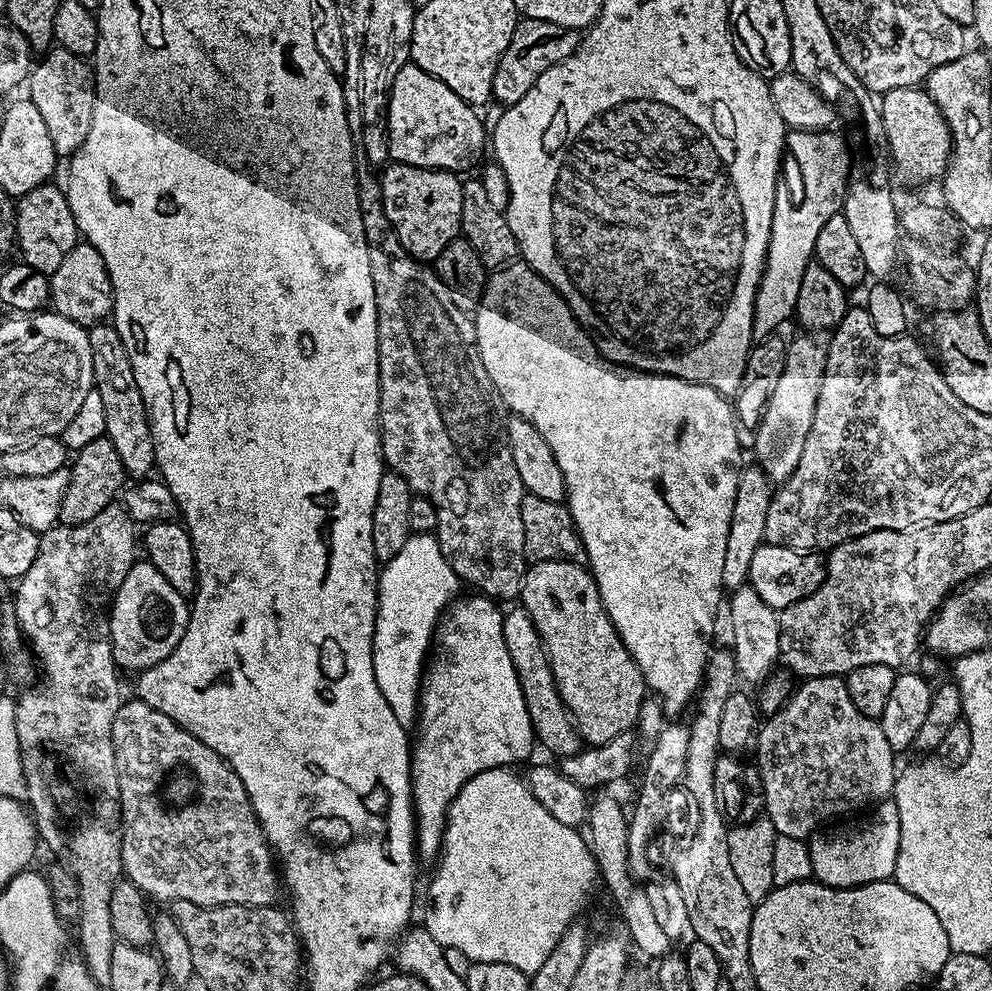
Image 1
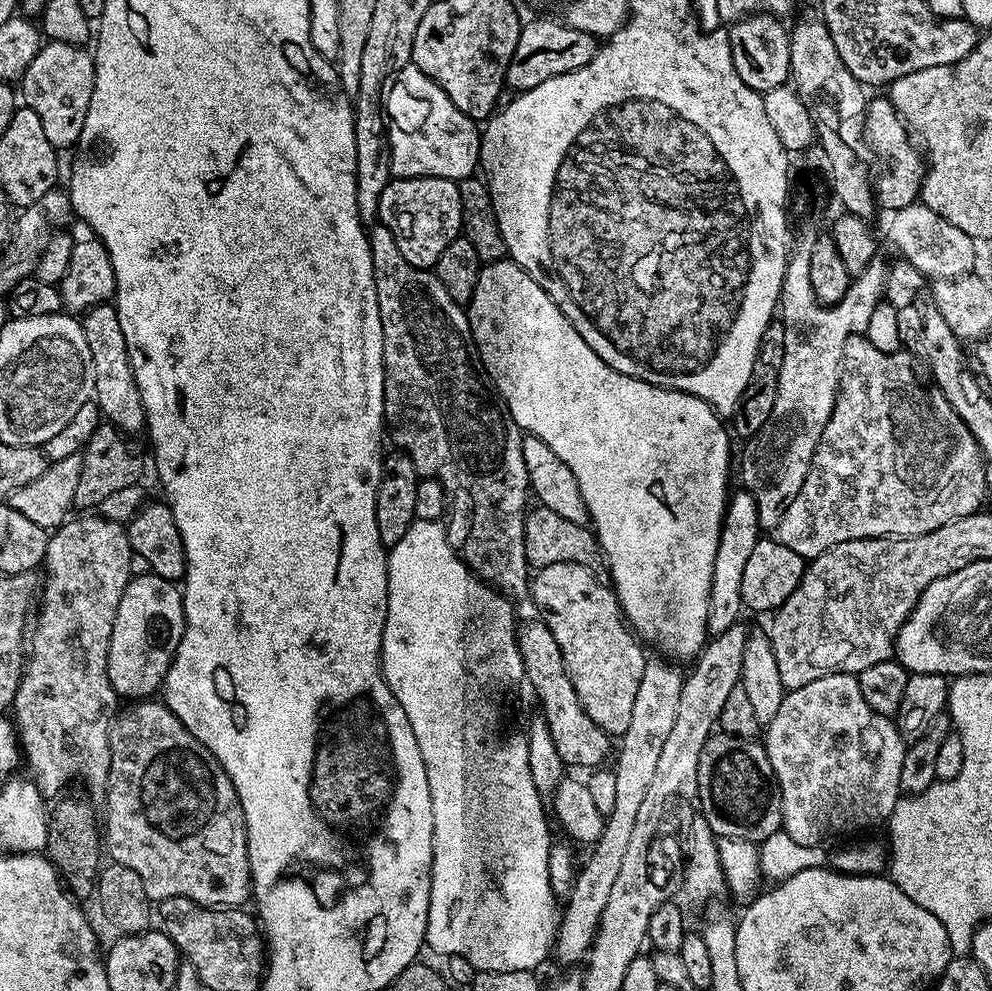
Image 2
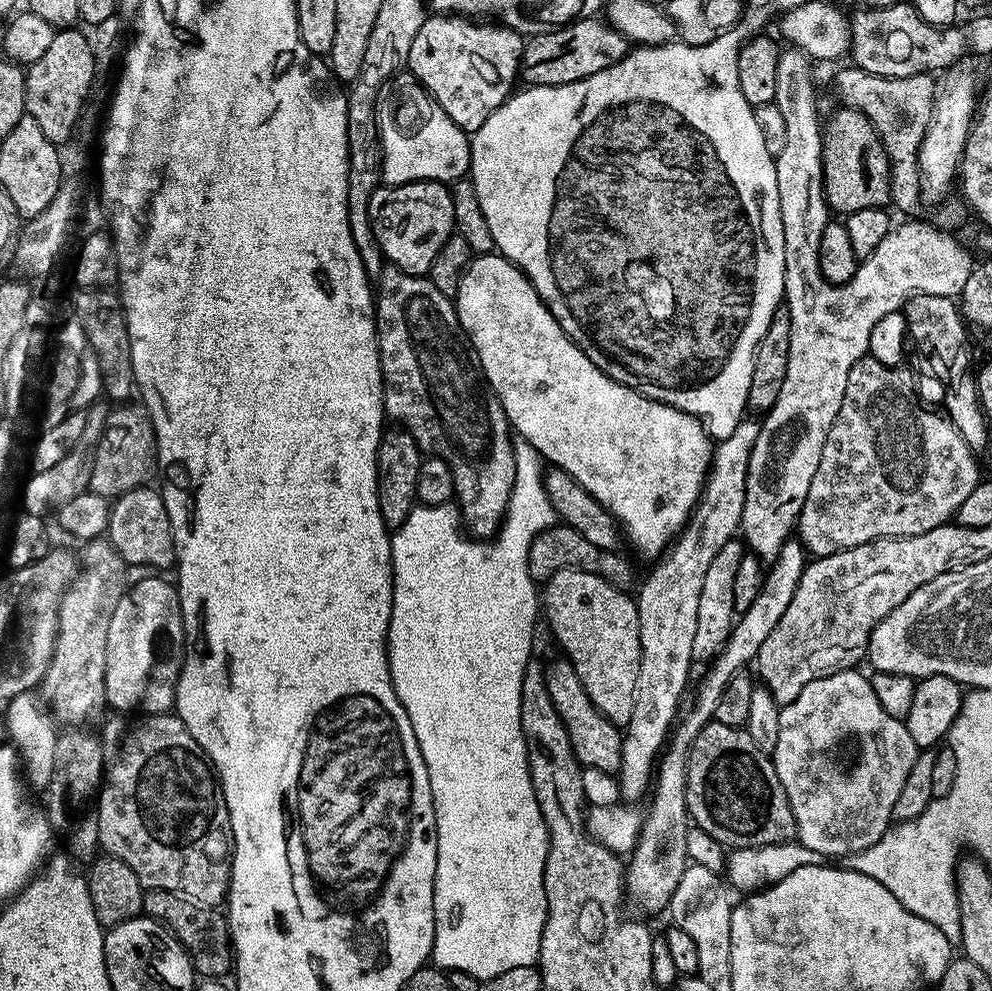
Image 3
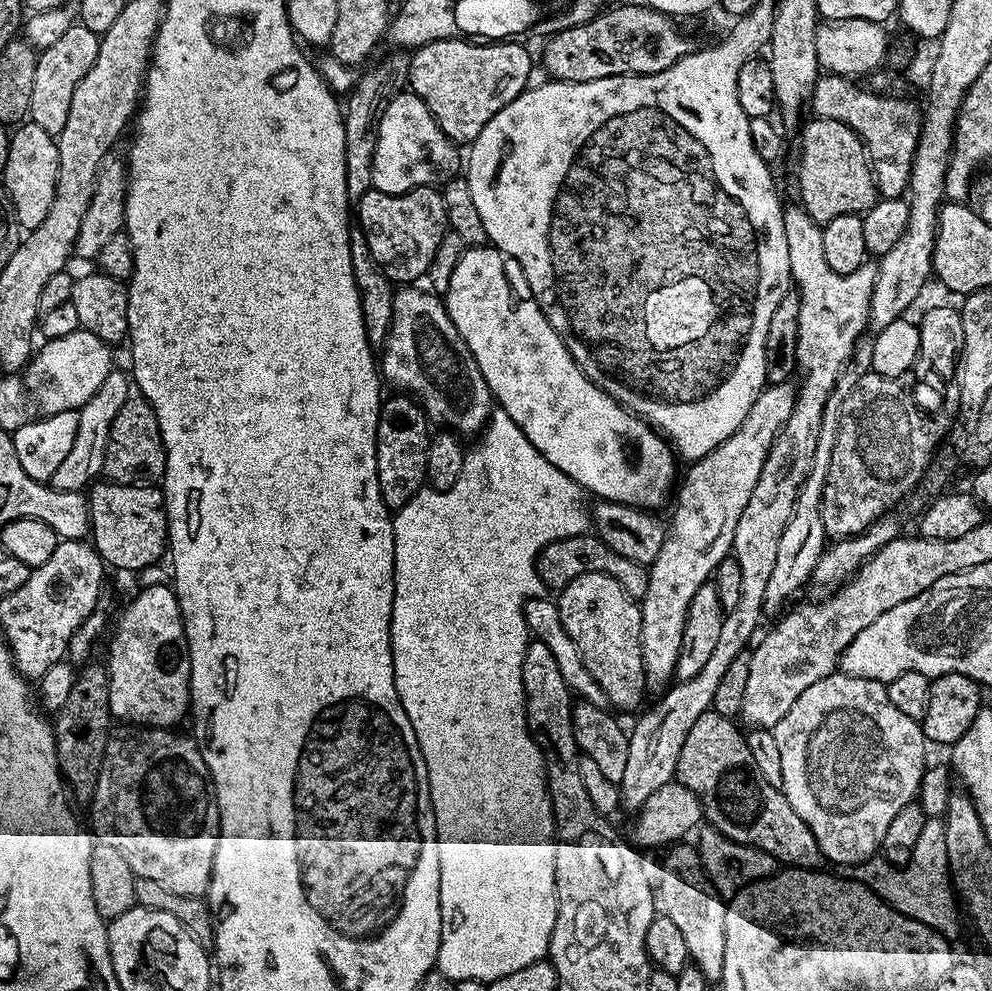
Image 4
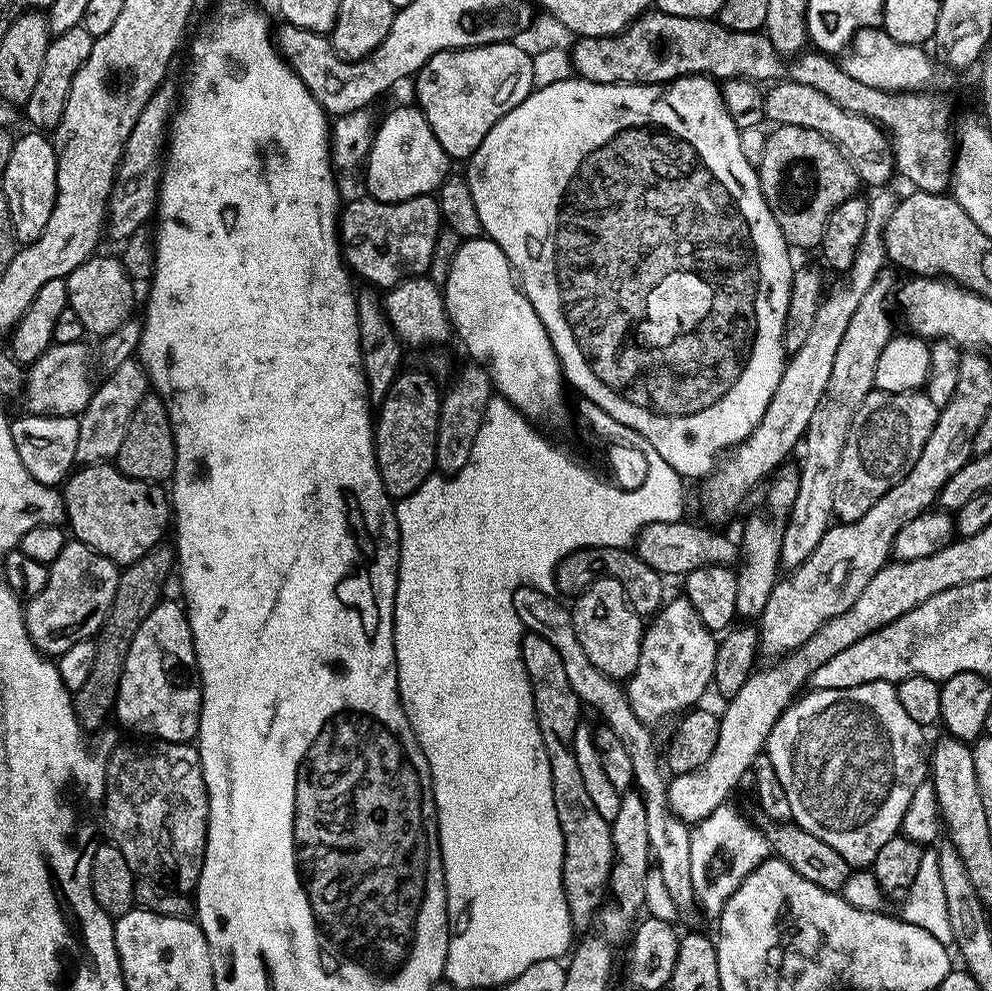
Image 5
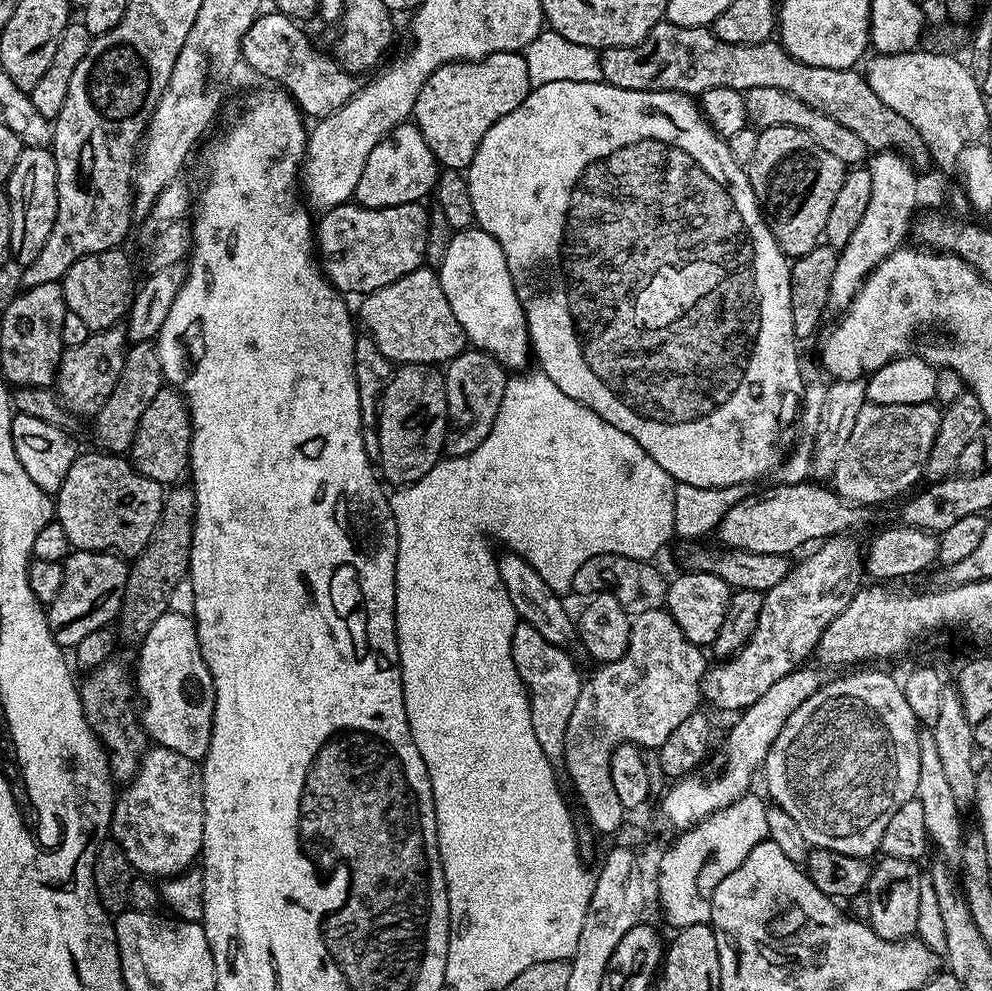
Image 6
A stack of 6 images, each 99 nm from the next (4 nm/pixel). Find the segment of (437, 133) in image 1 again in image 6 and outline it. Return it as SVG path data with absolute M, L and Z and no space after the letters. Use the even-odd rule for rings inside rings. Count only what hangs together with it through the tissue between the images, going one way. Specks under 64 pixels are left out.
M405 122L370 150L366 170L362 170L362 178L358 178L354 200L363 208L414 204L423 201L423 196L433 195L437 175L438 165L430 146L426 146L426 138L422 138L422 130L415 123Z

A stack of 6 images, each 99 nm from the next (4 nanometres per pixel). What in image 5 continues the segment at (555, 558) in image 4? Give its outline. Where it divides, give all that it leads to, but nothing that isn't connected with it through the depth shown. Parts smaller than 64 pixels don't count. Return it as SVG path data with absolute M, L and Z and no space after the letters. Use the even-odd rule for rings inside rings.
M577 548L569 556L562 558L562 562L556 567L555 574L554 588L561 597L579 596L602 576L618 582L630 606L641 618L655 616L666 600L666 595L664 596L665 577L655 572L650 566L646 566L646 562L642 562L642 558L628 548Z

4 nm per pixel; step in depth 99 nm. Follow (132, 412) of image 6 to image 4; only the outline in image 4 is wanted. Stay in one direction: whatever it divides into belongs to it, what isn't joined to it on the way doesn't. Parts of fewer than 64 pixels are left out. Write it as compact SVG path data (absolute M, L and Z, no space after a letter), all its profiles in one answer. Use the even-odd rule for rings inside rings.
M113 370L106 378L106 382L102 382L102 386L98 386L98 390L94 390L92 397L78 410L80 421L78 434L74 438L74 447L59 464L58 470L54 470L50 481L51 487L57 488L60 492L78 492L87 489L101 475L110 438L110 426L114 418L118 418L118 410L122 410L122 406L128 401L130 395L128 384L130 388L130 376L127 371Z

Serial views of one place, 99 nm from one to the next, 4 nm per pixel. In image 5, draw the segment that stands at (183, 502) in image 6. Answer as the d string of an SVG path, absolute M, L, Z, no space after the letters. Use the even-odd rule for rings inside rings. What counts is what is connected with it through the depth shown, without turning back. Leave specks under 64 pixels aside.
M164 542L157 544L142 558L138 558L138 562L127 565L121 571L118 590L114 590L114 602L110 606L110 614L104 619L104 624L94 637L96 644L94 664L86 682L72 697L74 714L86 730L102 727L104 719L113 715L122 670L126 666L126 654L130 654L134 634L138 634L138 626L142 626L146 614L150 614L150 610L154 610L154 606L160 603L166 578L173 575L174 565L178 560L175 551L166 545Z

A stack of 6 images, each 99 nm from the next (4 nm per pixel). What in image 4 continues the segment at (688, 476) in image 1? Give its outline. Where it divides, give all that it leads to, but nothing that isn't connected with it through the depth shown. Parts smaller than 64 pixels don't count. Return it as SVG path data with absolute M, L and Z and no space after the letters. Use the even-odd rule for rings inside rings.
M469 247L462 254L458 266L454 266L446 293L450 318L474 354L495 403L506 414L510 414L512 421L519 426L536 451L542 453L552 467L566 474L571 483L583 488L585 493L592 495L593 492L593 497L630 504L634 508L660 510L656 508L662 507L667 500L669 503L678 480L673 445L647 420L629 412L613 396L603 392L593 380L586 378L535 300L516 300L512 284L504 273L504 263L505 257L495 247ZM628 447L636 451L633 464L628 457Z

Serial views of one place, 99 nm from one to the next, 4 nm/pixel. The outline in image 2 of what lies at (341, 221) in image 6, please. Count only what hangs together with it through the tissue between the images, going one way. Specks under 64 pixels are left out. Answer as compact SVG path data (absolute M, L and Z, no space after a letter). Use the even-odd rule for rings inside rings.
M401 176L388 181L386 190L382 190L380 199L379 223L394 234L394 242L398 242L398 250L402 250L402 258L410 262L410 266L418 266L429 270L435 269L438 262L438 254L454 242L454 238L461 235L464 227L464 211L462 210L462 198L460 186L457 181L438 178L437 176Z

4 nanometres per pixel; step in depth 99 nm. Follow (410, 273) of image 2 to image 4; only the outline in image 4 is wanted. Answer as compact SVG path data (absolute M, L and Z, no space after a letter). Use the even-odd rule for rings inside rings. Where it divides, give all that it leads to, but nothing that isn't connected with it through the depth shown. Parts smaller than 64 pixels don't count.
M400 286L394 294L394 314L390 334L382 346L384 364L382 360L382 376L385 381L393 384L395 391L407 394L424 410L433 425L444 424L445 429L455 430L457 433L479 433L488 423L494 407L494 397L488 388L486 378L482 378L482 370L474 358L468 344L458 334L454 322L450 318L445 301L439 295L425 290L420 286Z

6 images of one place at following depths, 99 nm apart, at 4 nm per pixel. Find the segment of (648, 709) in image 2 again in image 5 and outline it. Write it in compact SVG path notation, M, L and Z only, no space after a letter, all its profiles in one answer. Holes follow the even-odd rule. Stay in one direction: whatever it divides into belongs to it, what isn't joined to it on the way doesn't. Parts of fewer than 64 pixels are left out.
M876 190L871 193L866 214L866 234L862 234L862 242L858 242L858 254L854 254L854 262L843 277L844 285L833 292L831 289L825 295L818 306L818 314L806 343L787 357L778 390L774 390L774 398L770 398L770 406L766 406L762 422L758 422L756 429L717 463L711 474L703 477L699 485L700 508L710 519L730 519L736 507L743 502L744 495L760 479L763 481L769 474L775 473L791 457L788 455L797 451L803 440L804 432L810 426L810 418L826 390L826 382L830 382L830 370L834 370L834 354L838 354L842 334L846 334L846 326L850 326L854 310L858 310L862 298L866 298L866 290L870 290L881 272L885 271L888 255L884 245L884 227L898 199L897 193L888 191Z

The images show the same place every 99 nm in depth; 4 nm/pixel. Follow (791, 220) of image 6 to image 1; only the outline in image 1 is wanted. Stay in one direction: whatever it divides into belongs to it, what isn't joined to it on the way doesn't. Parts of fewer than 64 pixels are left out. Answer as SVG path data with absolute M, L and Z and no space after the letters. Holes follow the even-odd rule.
M923 87L899 88L883 93L878 107L887 151L892 151L896 172L908 184L924 184L927 180L939 181L952 157L952 135L942 110Z

